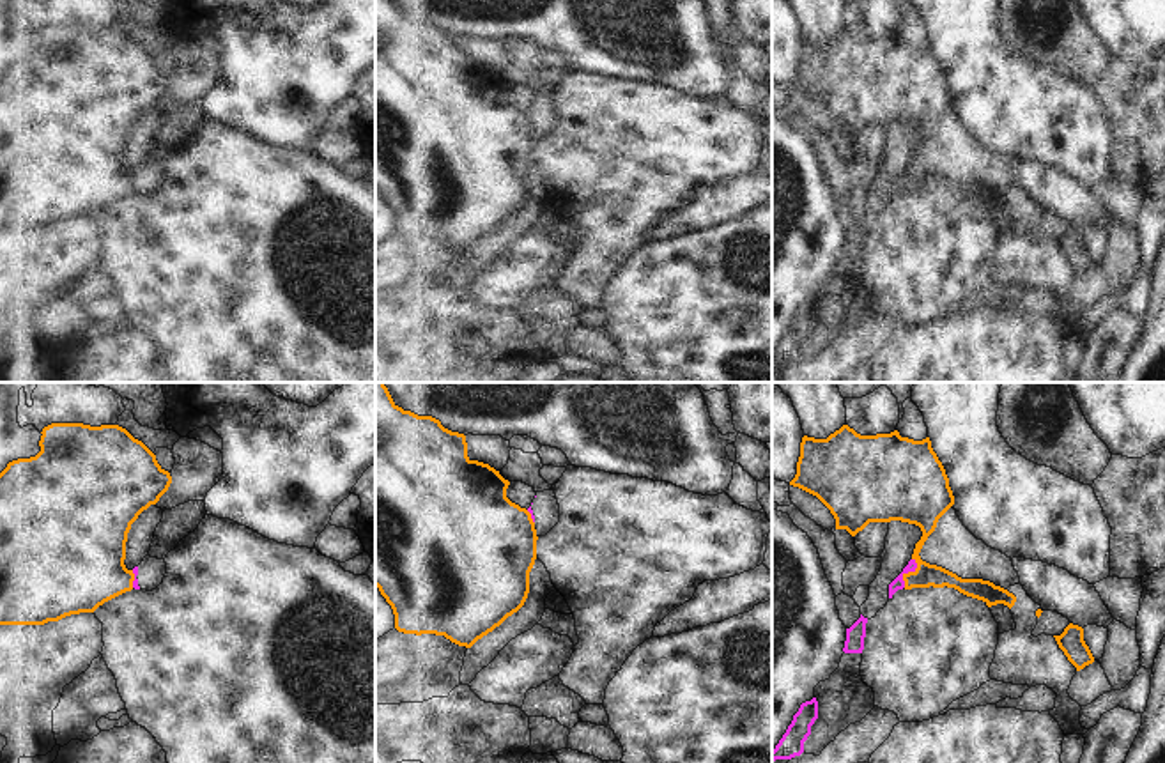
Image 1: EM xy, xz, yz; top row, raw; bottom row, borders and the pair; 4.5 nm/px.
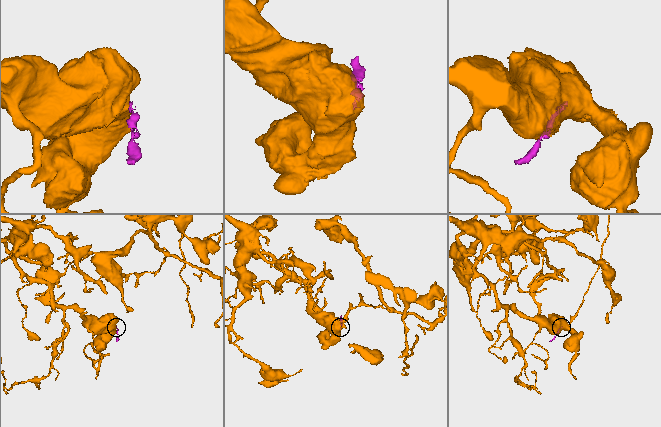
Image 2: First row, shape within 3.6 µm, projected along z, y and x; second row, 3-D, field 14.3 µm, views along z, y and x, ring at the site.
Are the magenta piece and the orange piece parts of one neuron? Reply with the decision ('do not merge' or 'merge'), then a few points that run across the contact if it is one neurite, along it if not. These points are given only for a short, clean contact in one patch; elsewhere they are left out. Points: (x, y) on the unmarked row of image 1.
do not merge | yz (914, 161), (916, 170), (903, 179), (903, 190)

